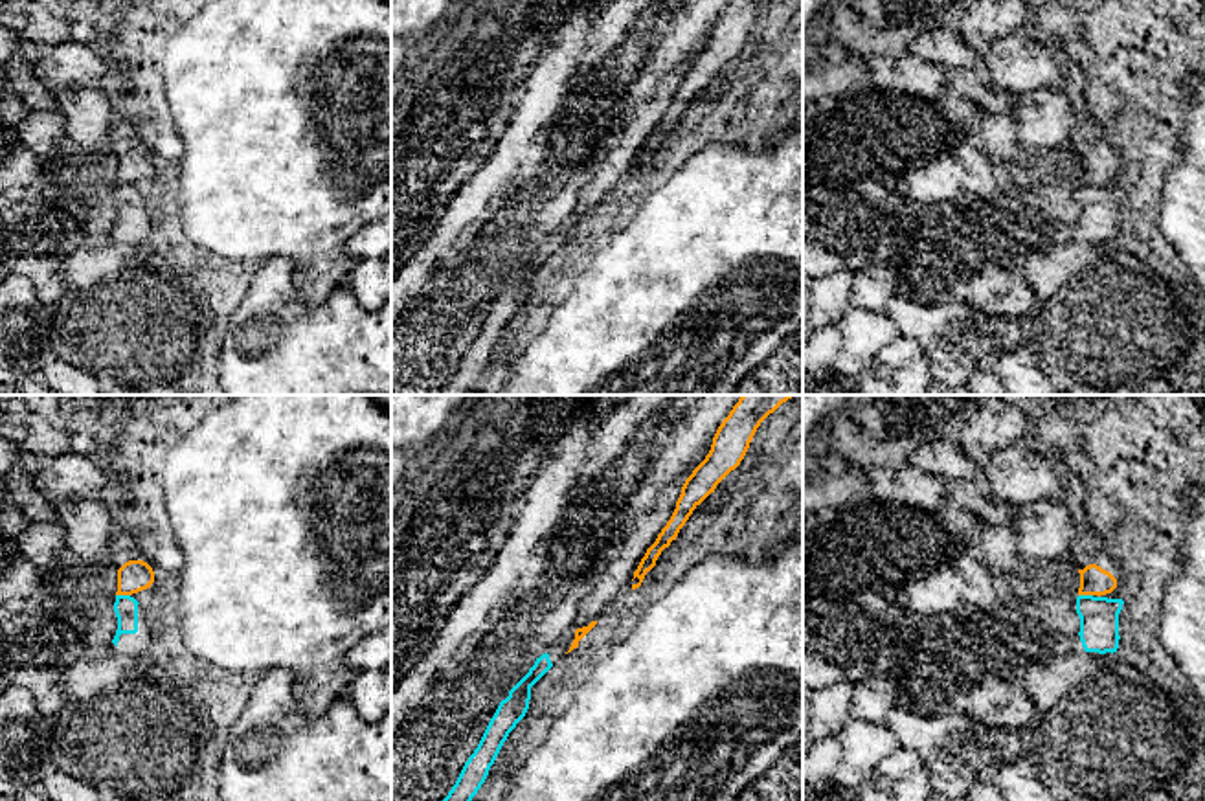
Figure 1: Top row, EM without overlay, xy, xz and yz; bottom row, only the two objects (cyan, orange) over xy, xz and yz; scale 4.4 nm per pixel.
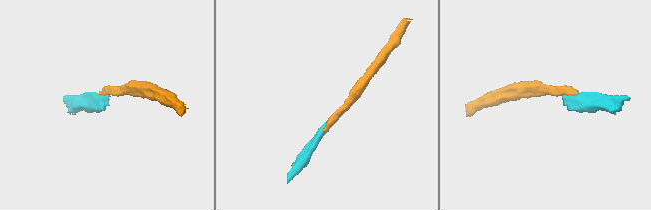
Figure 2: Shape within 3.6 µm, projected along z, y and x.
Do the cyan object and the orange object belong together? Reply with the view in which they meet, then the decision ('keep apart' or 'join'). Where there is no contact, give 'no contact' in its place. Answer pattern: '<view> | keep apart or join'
xy | keep apart

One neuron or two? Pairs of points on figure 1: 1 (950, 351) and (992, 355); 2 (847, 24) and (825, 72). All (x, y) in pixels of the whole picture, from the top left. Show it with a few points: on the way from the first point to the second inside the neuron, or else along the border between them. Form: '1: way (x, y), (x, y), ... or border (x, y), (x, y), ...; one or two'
1: way (961, 351), (981, 351); one
2: border (831, 39), (864, 59); two

